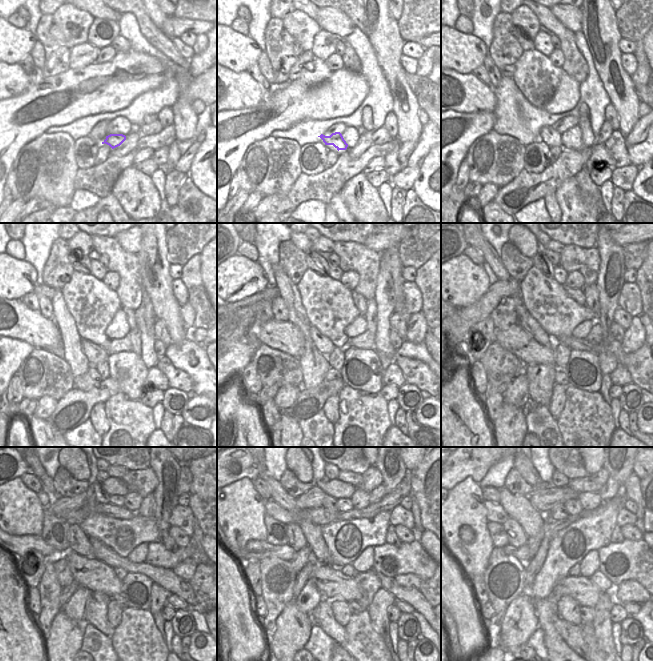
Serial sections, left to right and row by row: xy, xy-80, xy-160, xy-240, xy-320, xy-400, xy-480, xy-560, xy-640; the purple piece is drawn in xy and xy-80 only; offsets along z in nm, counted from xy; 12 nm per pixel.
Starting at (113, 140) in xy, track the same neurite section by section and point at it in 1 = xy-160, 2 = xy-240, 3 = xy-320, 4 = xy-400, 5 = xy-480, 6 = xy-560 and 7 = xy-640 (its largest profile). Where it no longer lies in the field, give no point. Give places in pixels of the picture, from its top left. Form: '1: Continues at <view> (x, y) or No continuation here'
1: Continues at xy-160 (551, 137)
2: Continues at xy-240 (94, 353)
3: Continues at xy-320 (321, 343)
4: Continues at xy-400 (527, 322)
5: Continues at xy-480 (79, 543)
6: Continues at xy-560 (297, 540)
7: Continues at xy-640 (516, 536)

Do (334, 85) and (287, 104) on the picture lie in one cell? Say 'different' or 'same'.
same

